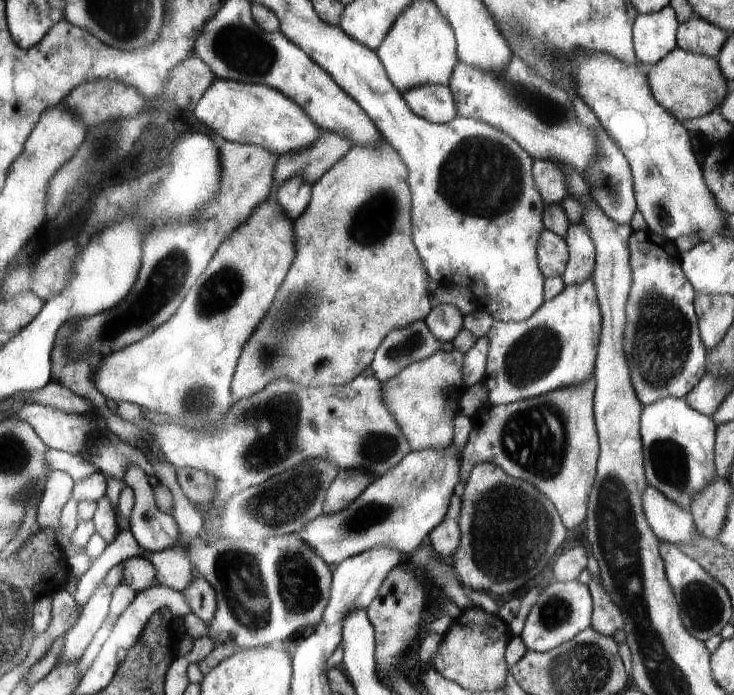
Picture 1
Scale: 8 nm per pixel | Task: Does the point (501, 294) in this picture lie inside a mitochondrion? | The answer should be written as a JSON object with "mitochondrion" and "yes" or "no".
{"mitochondrion":"no"}

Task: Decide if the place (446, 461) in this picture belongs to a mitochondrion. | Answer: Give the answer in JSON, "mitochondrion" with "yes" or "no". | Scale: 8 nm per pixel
{"mitochondrion":"no"}

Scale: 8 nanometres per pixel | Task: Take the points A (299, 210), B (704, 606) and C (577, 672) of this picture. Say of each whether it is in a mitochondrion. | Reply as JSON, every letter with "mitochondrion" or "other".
{"A":"other","B":"mitochondrion","C":"mitochondrion"}

